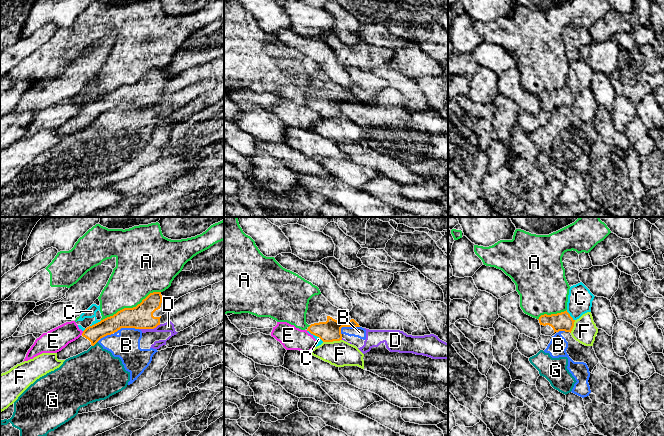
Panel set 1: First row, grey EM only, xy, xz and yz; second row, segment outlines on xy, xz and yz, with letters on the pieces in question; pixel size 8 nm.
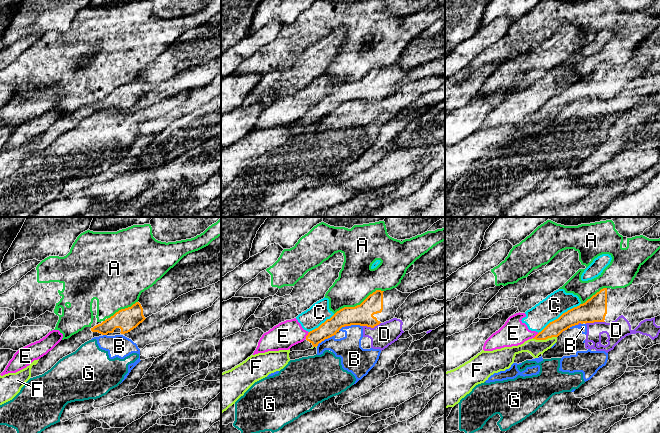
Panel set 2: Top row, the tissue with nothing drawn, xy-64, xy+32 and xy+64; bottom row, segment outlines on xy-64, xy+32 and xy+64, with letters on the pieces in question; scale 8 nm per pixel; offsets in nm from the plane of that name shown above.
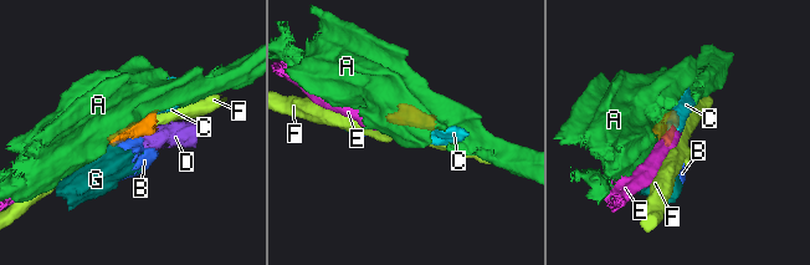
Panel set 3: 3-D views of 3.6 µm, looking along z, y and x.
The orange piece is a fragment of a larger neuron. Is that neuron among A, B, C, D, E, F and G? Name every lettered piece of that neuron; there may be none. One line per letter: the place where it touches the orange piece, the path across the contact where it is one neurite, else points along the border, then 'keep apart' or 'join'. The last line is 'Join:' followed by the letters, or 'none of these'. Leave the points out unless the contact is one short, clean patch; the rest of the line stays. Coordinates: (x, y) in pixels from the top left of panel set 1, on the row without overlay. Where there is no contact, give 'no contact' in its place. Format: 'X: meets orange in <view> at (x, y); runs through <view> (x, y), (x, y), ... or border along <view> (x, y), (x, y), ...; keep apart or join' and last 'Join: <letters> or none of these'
A: meets orange in xy at (130, 84); keep apart
B: meets orange in xy at (126, 103); border along xy (138, 104), (120, 104), (114, 109); keep apart
C: meets orange in xy at (96, 99); keep apart
D: meets orange in xy at (149, 104); border along xy (160, 100), (153, 104), (139, 105); keep apart
E: meets orange in xy at (82, 109); border along xy (83, 107), (81, 110); keep apart
F: meets orange in xz at (332, 117); keep apart
G: meets orange in xy at (94, 120); border along xy (97, 117), (92, 122); keep apart
Join: none of these

